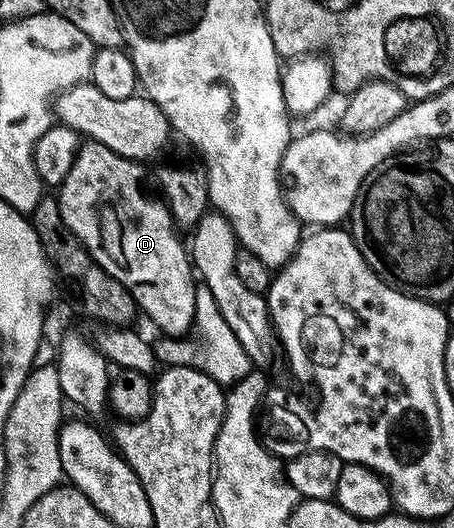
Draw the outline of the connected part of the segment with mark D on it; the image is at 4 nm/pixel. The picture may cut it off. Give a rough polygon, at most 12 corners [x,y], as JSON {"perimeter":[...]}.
{"perimeter":[[86,140],[57,206],[108,276],[167,336],[187,245],[141,194],[138,162]]}

